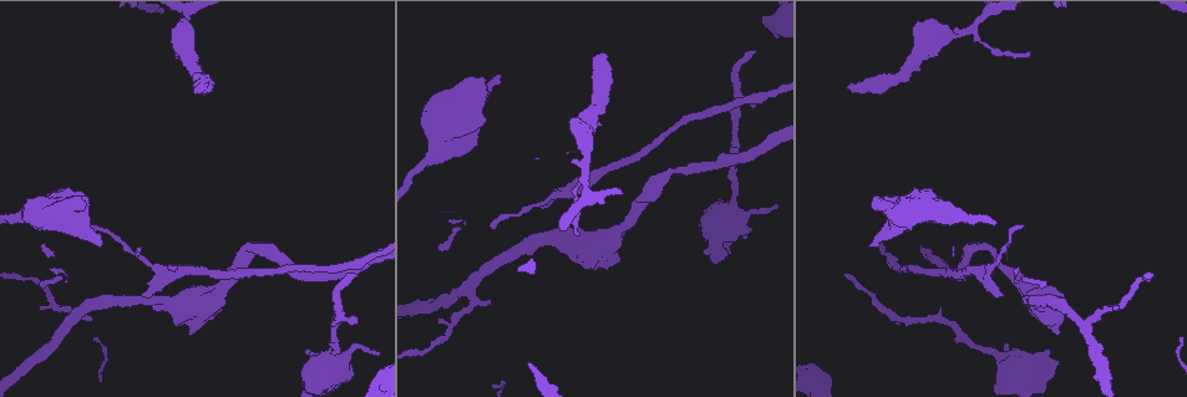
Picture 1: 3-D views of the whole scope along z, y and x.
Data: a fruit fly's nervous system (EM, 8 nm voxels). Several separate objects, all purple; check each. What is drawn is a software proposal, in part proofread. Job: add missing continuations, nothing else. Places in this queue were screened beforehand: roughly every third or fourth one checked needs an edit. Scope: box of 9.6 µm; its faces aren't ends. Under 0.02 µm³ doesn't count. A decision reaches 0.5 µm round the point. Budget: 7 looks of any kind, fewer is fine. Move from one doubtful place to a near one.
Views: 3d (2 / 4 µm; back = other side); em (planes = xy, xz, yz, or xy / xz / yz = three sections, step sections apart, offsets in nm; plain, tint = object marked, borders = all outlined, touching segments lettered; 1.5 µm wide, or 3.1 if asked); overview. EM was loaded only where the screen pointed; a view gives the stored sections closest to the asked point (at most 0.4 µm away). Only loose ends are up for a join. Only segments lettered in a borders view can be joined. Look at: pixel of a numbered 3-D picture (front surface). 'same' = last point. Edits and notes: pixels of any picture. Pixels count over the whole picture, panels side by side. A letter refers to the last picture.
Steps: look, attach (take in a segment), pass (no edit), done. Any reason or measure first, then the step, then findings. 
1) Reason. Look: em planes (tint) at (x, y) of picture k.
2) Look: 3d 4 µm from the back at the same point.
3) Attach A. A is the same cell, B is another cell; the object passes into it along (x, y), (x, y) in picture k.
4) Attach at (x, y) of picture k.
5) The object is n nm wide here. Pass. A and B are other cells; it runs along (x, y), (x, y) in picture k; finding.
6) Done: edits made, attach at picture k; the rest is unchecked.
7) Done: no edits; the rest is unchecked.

Look: 3d 2 µm from the back at (543, 209) of picture 1.

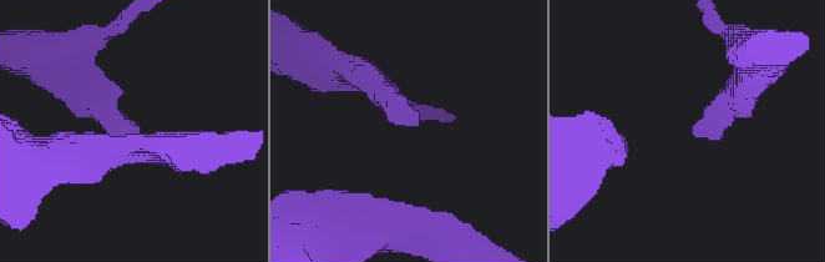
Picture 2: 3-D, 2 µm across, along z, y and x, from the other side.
Look: em planes (plain) at (417, 119) of picture 2.

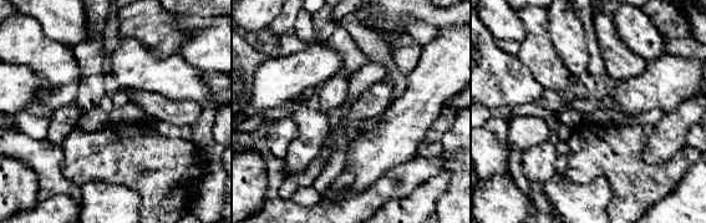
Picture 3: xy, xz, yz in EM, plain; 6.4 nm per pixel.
Look: em planes (borders) at the same point.

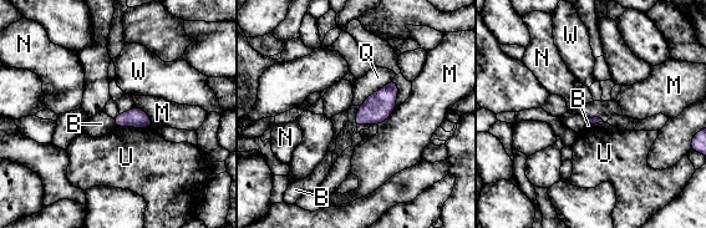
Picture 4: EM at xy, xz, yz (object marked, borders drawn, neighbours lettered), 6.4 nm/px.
Pass. B, M, N, Q, U and W are other cells; none of them fits.

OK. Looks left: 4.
Look: em planes (tint) at (39, 307) of picture 1.

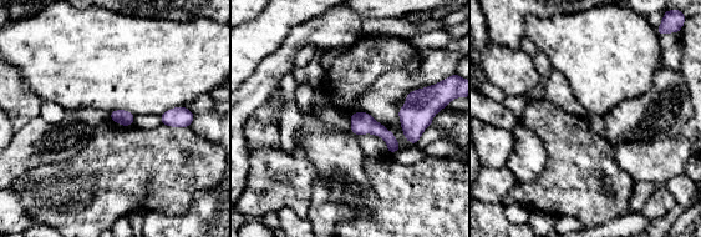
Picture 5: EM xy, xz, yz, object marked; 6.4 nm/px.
What lies round it. Look: em planes (borders) at the same point.

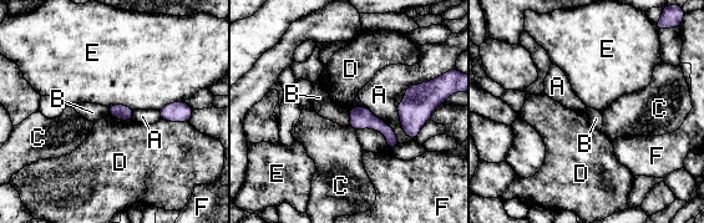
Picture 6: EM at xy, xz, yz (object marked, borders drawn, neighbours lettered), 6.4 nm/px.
Pass. A, B, C, D, E and F are other cells; a border runs along (348, 111), (350, 126) in picture 6; no lettered segment goes on from it.

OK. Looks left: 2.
Stops while still wide. Look: 3d 2 µm from the back at (205, 87) of picture 1.

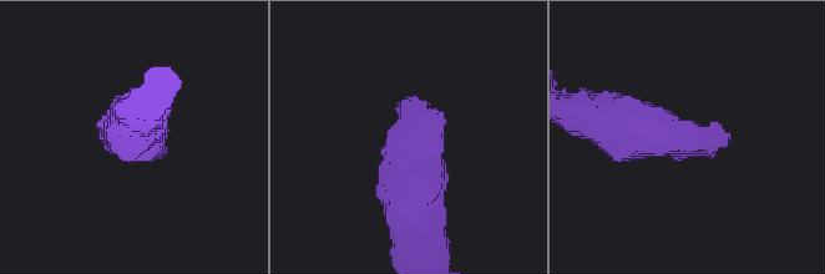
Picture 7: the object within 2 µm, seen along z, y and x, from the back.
Look: em planes (borders) at (412, 104) of picture 7.

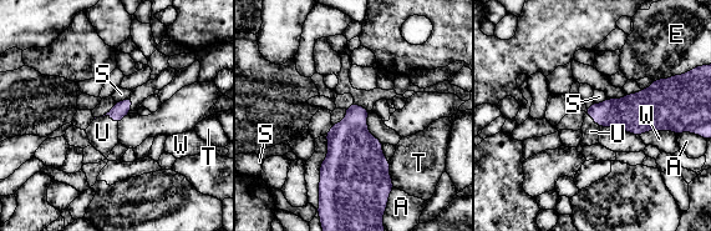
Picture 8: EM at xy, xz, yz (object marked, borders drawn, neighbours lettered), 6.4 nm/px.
The longest contact is with W, 240 nm. Attach U. U is the same cell, A, E, S, T and W are other cells; it goes on there.

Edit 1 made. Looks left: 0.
Done: edits made, attach at picture 8; the rest is unchecked.

